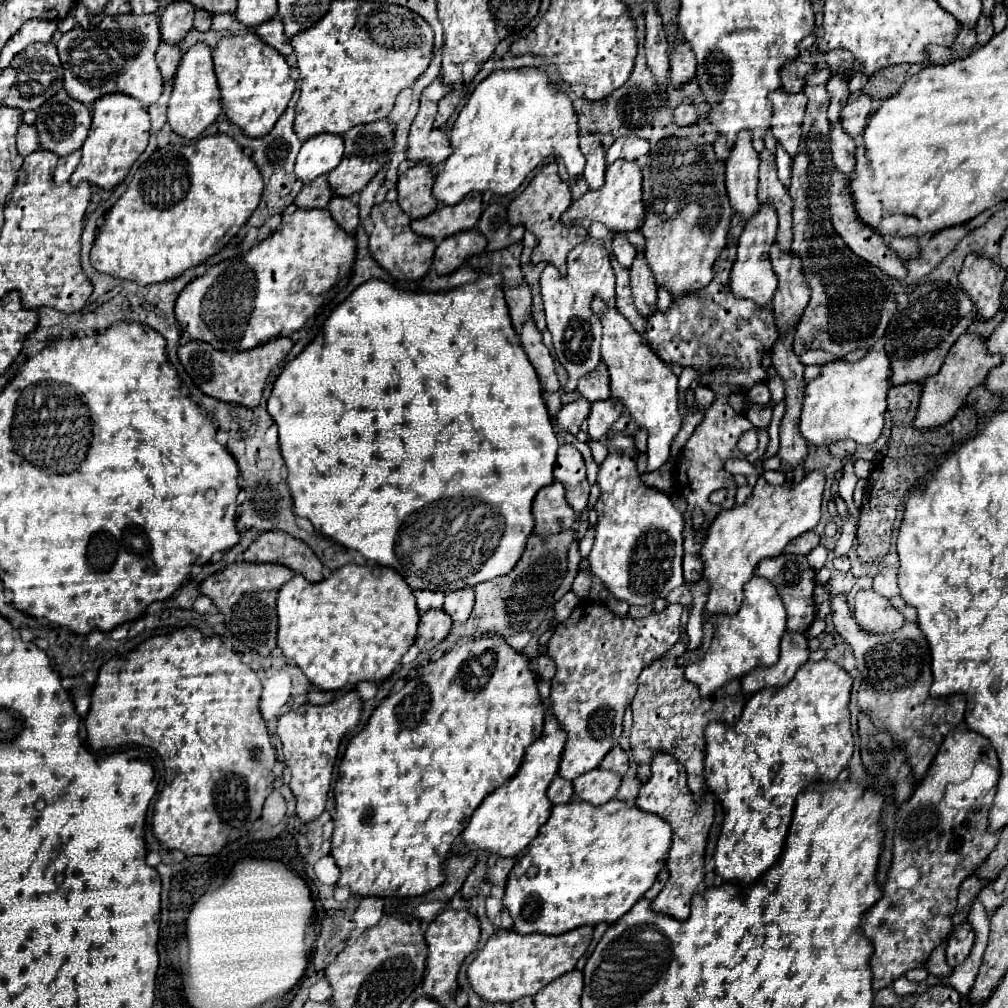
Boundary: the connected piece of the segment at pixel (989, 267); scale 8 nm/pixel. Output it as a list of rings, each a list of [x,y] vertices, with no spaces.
[[[968,255],[964,259],[958,283],[962,291],[970,295],[976,307],[976,317],[980,321],[992,319],[1000,309],[1000,291],[1004,279],[1006,279],[1006,269],[992,263],[990,259],[976,255]]]

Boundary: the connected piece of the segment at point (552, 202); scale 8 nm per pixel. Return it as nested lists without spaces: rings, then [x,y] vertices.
[[[548,163],[534,175],[528,187],[510,203],[508,207],[508,223],[512,227],[522,225],[536,235],[536,247],[532,251],[532,263],[548,261],[550,255],[558,251],[558,245],[568,237],[568,227],[560,223],[560,215],[570,207],[572,197],[568,185],[556,177],[556,163]]]

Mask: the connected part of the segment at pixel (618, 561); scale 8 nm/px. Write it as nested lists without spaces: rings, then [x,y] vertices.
[[[616,433],[606,441],[610,456],[607,461],[600,465],[598,471],[598,485],[602,489],[598,501],[596,501],[596,511],[598,511],[598,525],[596,525],[596,537],[594,537],[594,547],[588,555],[592,573],[602,579],[606,589],[616,597],[622,599],[630,605],[654,605],[656,599],[666,599],[666,595],[680,587],[684,583],[682,577],[682,531],[684,531],[684,519],[682,515],[674,509],[672,501],[668,495],[646,487],[640,481],[640,475],[636,471],[636,463],[627,461],[636,457],[634,449],[634,439]]]

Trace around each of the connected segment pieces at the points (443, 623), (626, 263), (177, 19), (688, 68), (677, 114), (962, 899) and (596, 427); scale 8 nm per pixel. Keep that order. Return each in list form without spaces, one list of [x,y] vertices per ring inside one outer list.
[[[430,609],[420,617],[416,647],[420,651],[436,647],[448,635],[450,627],[452,627],[452,619],[442,609]]]
[[[618,233],[614,235],[614,241],[612,241],[612,253],[616,257],[616,261],[622,265],[622,267],[630,267],[634,257],[636,257],[636,249],[628,243],[626,235]]]
[[[170,1],[160,17],[160,35],[166,43],[178,43],[192,29],[194,7],[184,1]]]
[[[688,43],[678,45],[670,55],[670,83],[678,89],[696,75],[696,57]]]
[[[682,101],[676,109],[674,109],[674,121],[678,125],[688,125],[688,123],[694,123],[698,117],[696,109],[690,105],[690,101]]]
[[[970,875],[962,885],[960,885],[960,891],[958,891],[958,907],[962,907],[964,915],[970,911],[970,905],[974,901],[974,897],[980,893],[980,889],[988,885],[988,881],[980,881],[978,877]]]
[[[596,401],[592,403],[590,419],[588,419],[588,435],[594,441],[600,441],[606,437],[608,429],[616,423],[616,419],[622,415],[622,403],[620,401]]]

